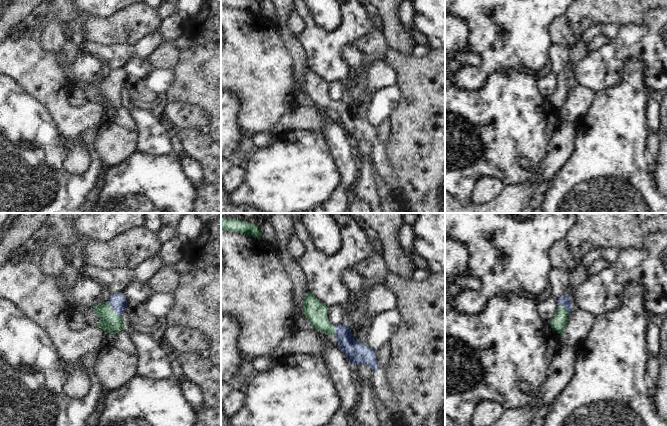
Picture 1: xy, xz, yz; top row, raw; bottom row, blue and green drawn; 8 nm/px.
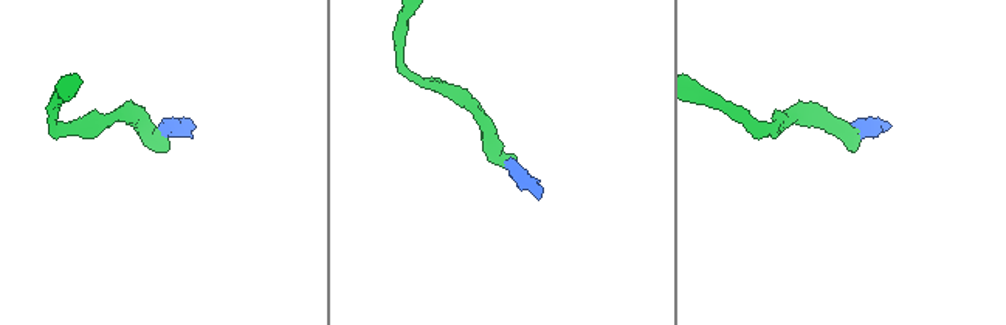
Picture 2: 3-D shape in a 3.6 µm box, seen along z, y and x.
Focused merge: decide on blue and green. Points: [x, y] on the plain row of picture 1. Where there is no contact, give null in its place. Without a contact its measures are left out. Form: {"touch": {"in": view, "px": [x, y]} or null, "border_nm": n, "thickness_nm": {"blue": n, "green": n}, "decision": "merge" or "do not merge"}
{"touch": {"in": "xy", "px": [113, 86]}, "border_nm": 170, "thickness_nm": {"blue": 130, "green": 160}, "decision": "merge"}

